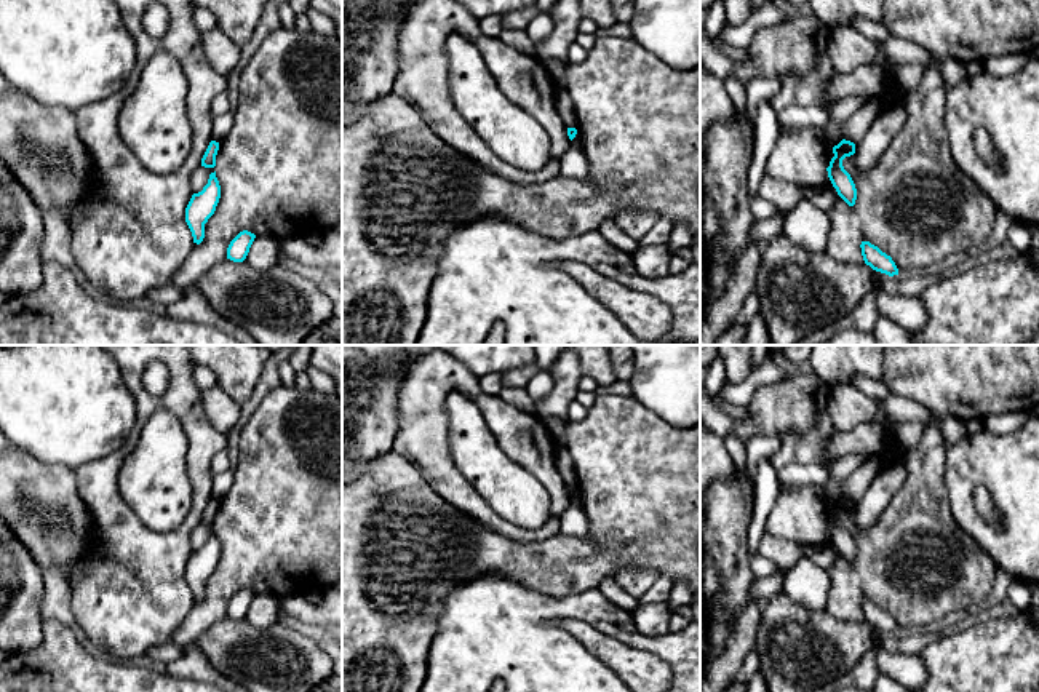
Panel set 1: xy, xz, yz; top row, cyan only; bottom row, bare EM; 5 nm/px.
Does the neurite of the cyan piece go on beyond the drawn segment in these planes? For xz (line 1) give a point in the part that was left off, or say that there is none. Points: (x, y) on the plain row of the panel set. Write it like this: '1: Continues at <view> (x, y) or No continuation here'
1: No continuation here

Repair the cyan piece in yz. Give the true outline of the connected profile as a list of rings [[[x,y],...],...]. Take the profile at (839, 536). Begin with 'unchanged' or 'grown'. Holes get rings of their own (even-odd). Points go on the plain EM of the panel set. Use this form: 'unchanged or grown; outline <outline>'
unchanged; outline [[[842,497],[833,505],[834,515],[826,526],[828,535],[836,547],[838,553],[849,563],[854,564],[857,558],[857,547],[850,532],[844,527],[842,518],[855,511],[855,502]]]

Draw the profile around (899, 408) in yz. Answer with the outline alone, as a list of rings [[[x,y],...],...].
[[[892,395],[884,401],[886,412],[895,422],[919,420],[924,425],[935,424],[943,436],[945,449],[949,451],[965,433],[965,422],[956,417],[934,417],[922,404],[902,395]]]

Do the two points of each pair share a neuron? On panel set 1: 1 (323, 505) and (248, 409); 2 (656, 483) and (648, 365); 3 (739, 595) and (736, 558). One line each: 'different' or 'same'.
1: different
2: different
3: same

